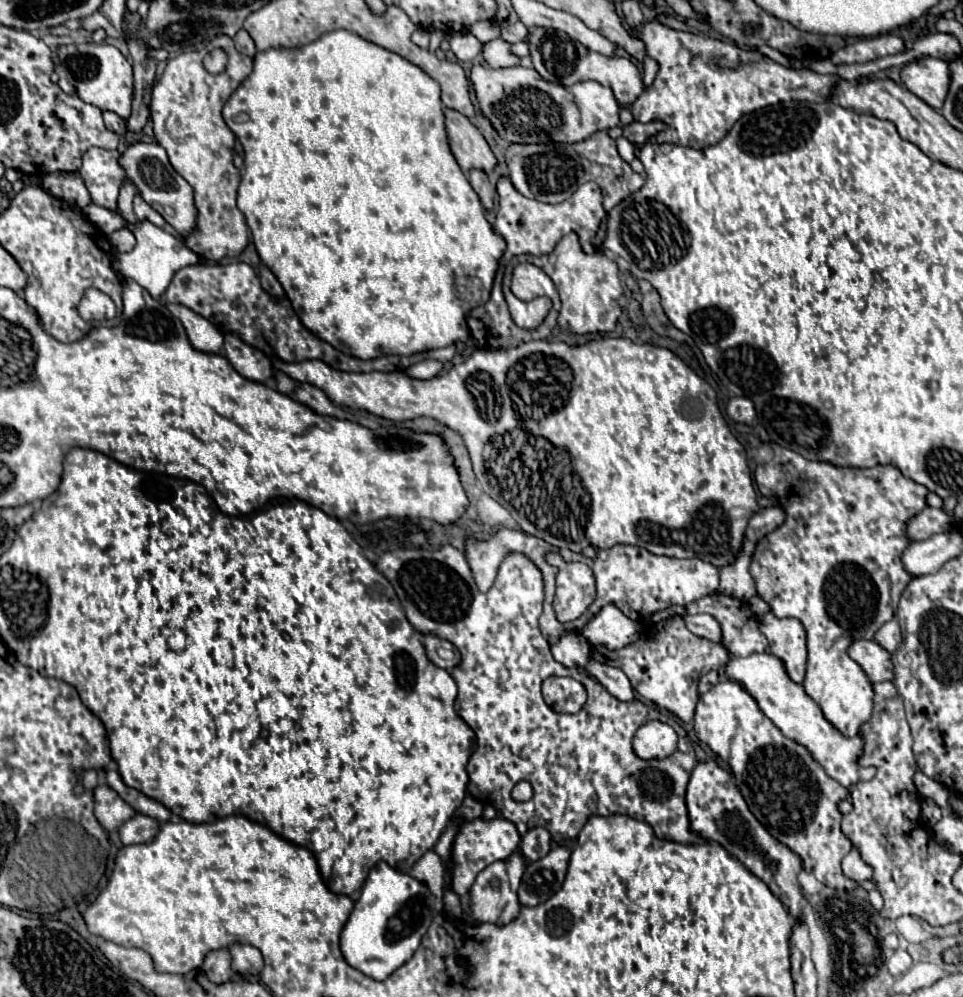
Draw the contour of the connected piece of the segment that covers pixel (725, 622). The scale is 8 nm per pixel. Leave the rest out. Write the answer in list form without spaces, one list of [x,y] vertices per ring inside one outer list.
[[[713,592],[709,596],[703,596],[691,604],[685,606],[687,614],[699,614],[699,612],[705,612],[705,614],[711,614],[723,628],[723,638],[725,638],[725,648],[729,654],[733,656],[749,656],[753,652],[765,652],[767,650],[767,638],[763,638],[763,634],[759,634],[759,624],[757,624],[757,618],[755,614],[749,610],[747,602],[745,600],[739,600],[739,598],[733,598],[733,596],[727,596],[727,594],[721,594],[721,592]]]

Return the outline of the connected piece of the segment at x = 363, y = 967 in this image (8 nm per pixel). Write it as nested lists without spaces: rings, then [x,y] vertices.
[[[377,862],[371,868],[361,896],[341,932],[341,952],[353,968],[375,980],[383,980],[411,958],[433,916],[435,896],[423,882],[405,872],[393,870],[387,862]]]

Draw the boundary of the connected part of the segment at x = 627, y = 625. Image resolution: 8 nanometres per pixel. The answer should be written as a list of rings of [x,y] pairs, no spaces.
[[[605,606],[581,630],[581,634],[593,646],[605,646],[609,650],[619,650],[627,644],[633,644],[639,638],[639,632],[641,632],[641,624],[629,620],[615,606]]]

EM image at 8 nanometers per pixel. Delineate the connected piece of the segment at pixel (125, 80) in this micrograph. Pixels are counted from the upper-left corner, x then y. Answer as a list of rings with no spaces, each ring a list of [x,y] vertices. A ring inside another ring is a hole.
[[[77,40],[71,44],[59,44],[53,50],[55,72],[75,86],[79,98],[101,110],[111,110],[121,118],[129,118],[131,114],[131,98],[133,98],[133,72],[127,58],[109,44],[95,44],[87,40]]]

